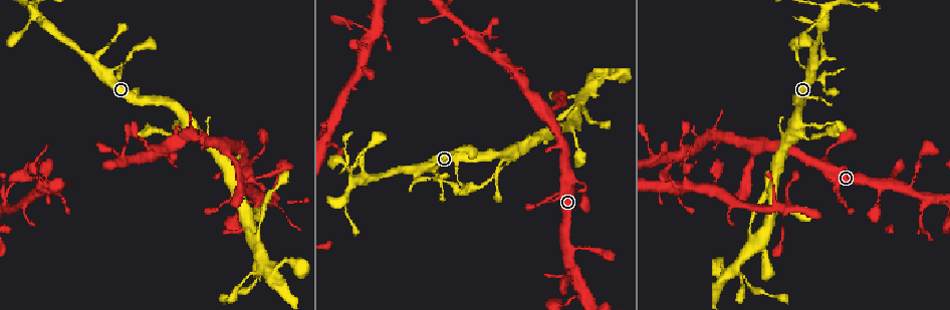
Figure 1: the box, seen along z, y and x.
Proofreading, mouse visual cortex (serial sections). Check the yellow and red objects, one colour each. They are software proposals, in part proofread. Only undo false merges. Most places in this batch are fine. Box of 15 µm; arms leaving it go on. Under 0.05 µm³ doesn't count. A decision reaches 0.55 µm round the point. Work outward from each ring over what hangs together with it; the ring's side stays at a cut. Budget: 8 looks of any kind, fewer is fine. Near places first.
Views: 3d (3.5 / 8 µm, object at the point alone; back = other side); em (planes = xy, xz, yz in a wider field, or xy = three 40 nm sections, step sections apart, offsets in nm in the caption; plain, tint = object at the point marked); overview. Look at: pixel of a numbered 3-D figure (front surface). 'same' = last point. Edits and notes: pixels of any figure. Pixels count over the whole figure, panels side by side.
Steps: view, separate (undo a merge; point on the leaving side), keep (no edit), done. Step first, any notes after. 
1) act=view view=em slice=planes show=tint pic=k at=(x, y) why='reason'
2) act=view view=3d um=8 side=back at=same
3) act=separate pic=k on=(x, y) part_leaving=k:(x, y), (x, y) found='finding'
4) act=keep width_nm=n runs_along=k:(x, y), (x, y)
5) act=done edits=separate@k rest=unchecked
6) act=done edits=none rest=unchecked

act=view view=3d um=8 pic=1 at=(110, 42) why='a narrow waist'

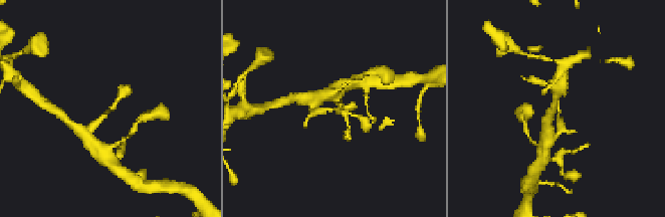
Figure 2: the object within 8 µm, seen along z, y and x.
act=view view=em slice=xy step=2 show=tint pic=2 at=(331, 112)

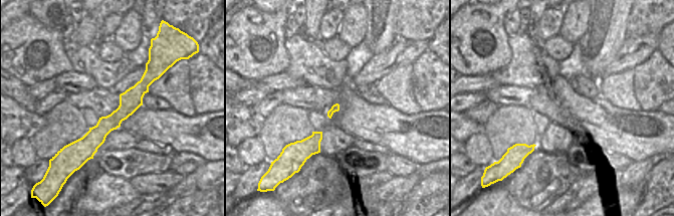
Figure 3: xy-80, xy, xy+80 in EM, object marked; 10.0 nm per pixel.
act=keep width_nm=80 runs_along=2:(89, 131), (128, 87) found='continuous, no second cell'

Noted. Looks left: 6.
act=view view=3d um=3.5 pic=1 at=(823, 88) why='sharp bend'

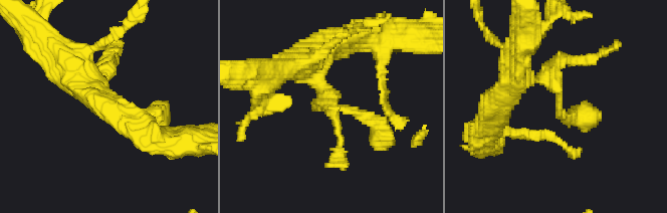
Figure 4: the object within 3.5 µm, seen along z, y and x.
act=view view=em slice=xy step=3 show=tint pic=4 at=(560, 106)

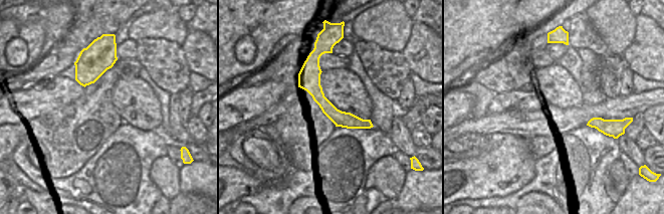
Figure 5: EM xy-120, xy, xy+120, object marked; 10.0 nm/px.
act=keep found='all the same cell'

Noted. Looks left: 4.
act=view view=3d um=3.5 side=back pic=1 at=(800, 135) why='four-way junction'

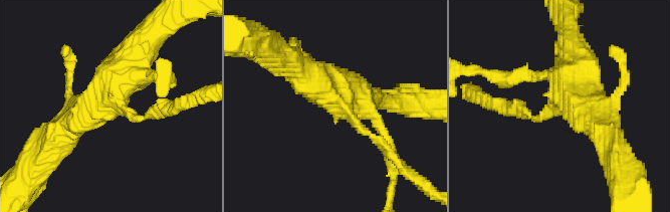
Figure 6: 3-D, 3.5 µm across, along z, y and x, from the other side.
act=view view=em slice=xy step=5 show=tint pic=6 at=(340, 105) arms=4 arm_widths_nm=150,200,400,450 why='now the EM'

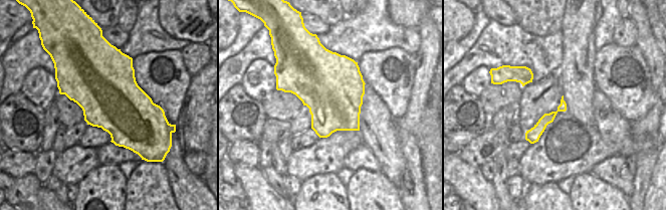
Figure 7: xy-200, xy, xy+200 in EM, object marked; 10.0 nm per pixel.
act=keep runs_along=6:(151, 33), (117, 82), (64, 132) found='all the same cell'

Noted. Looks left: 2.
act=view view=3d um=8 pic=1 at=(572, 106) why='calibre changes'

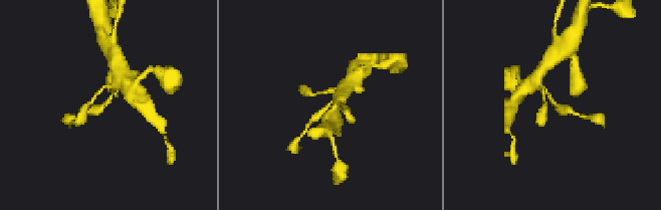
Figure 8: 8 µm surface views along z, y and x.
act=view view=em slice=planes show=tint pic=8 at=(554, 100)

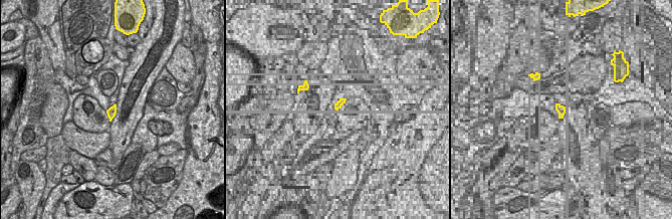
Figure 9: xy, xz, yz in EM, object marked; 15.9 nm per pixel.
act=keep found='continuous, no second cell'

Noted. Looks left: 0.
act=done edits=none rest=unchecked

